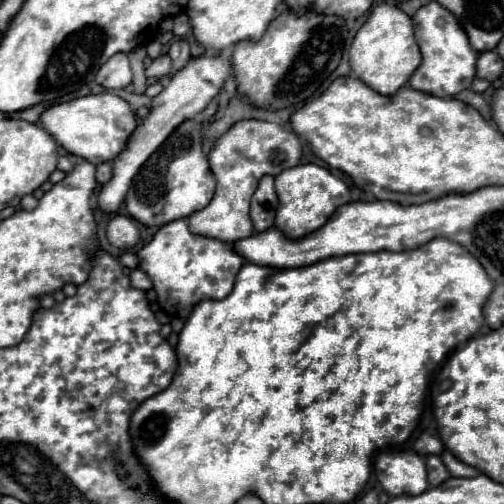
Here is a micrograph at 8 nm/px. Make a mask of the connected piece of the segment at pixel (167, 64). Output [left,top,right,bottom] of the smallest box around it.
[146,54,172,80]

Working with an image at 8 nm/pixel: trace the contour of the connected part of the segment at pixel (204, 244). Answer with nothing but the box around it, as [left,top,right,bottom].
[138,218,244,318]

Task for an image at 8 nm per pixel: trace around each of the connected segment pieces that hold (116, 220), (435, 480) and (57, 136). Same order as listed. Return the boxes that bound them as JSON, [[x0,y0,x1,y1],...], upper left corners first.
[[106,214,140,250],[426,454,450,486],[40,94,138,164]]

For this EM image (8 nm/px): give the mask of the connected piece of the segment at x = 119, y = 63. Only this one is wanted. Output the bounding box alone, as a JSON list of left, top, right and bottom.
[96,54,132,90]

